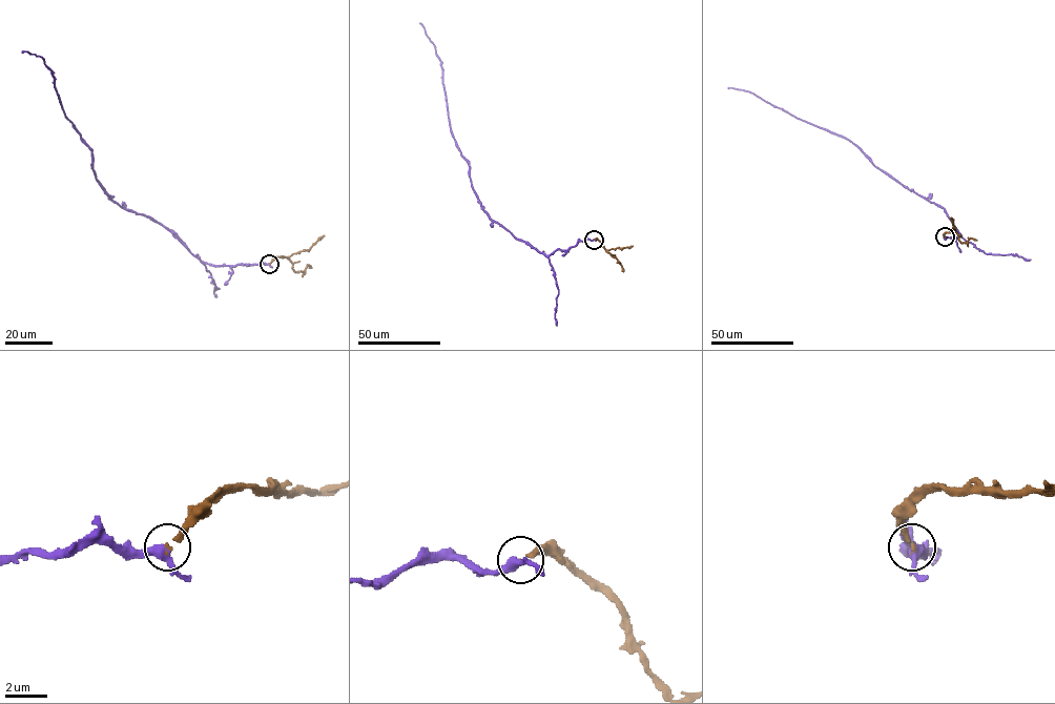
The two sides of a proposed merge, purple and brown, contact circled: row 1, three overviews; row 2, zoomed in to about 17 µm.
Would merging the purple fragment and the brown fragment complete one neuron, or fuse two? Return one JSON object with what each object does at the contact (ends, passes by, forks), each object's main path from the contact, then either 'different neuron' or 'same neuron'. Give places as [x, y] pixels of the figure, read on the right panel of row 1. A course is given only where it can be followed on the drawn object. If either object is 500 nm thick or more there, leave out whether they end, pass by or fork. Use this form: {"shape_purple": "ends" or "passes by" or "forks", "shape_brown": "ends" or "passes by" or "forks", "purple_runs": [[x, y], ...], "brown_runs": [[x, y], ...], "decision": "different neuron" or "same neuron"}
{"shape_purple": "passes by", "shape_brown": "ends", "purple_runs": [[944, 236], [960, 235], [945, 210], [877, 168], [850, 141], [798, 119], [748, 91], [728, 88]], "brown_runs": [[944, 236], [946, 232], [955, 232], [962, 243], [970, 237], [976, 241]], "decision": "same neuron"}

